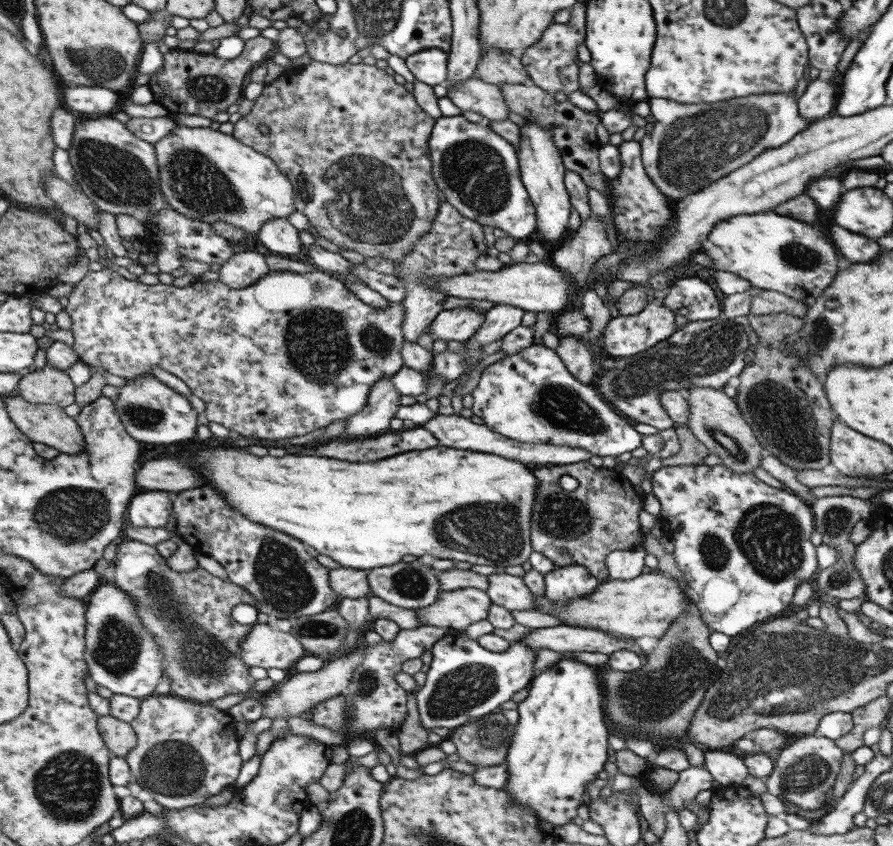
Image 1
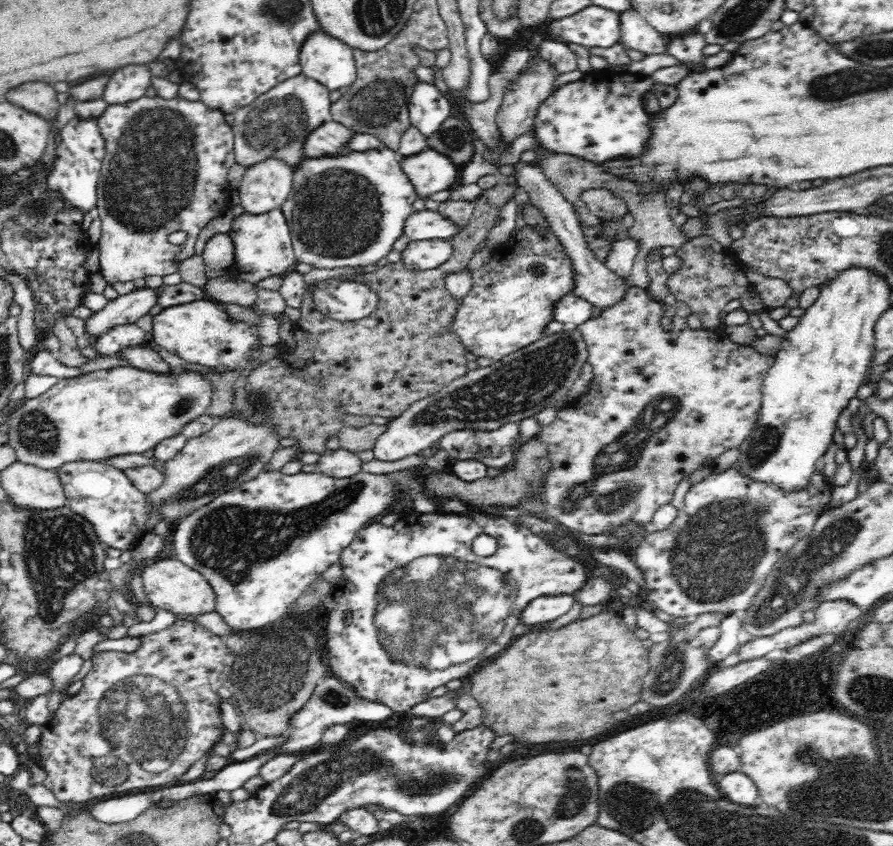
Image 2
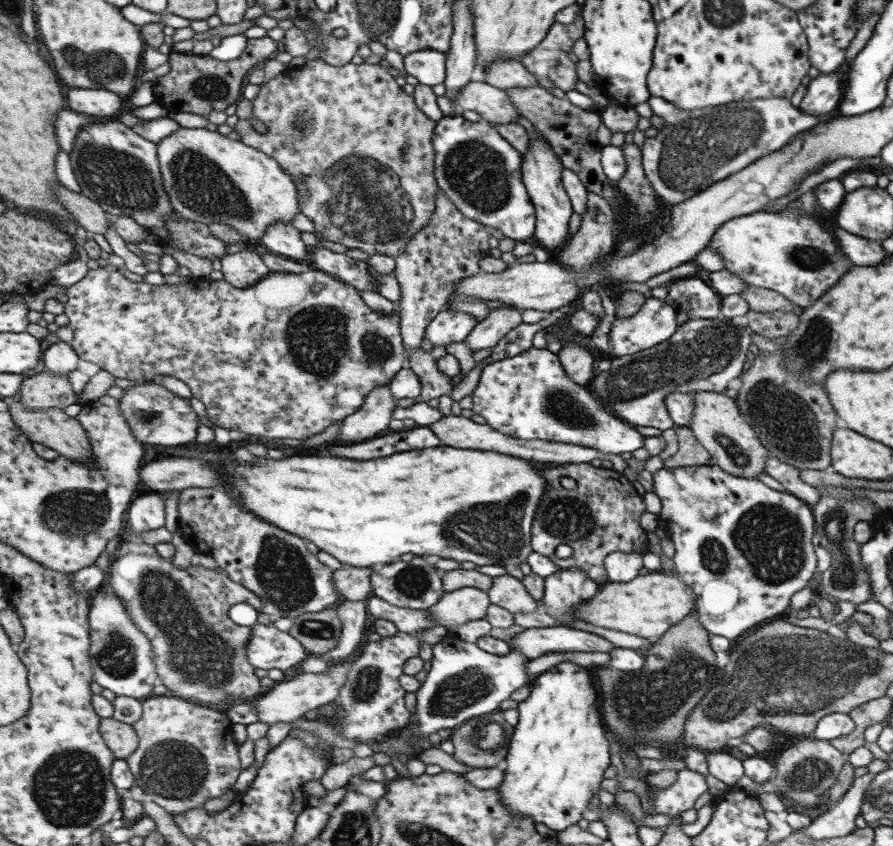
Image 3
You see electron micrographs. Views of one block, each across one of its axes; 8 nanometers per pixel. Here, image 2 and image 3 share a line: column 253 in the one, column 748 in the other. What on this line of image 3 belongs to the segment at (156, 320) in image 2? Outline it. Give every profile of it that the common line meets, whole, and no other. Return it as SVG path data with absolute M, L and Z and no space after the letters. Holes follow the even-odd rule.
M743 317L689 318L675 329L667 341L633 354L612 357L609 368L600 371L599 374L596 373L587 387L591 392L595 392L594 395L599 397L605 408L612 411L613 415L623 420L625 424L634 428L636 426L649 426L649 428L658 428L659 430L675 428L674 422L667 414L665 403L663 403L665 394L703 391L722 393L727 388L727 384L743 372L747 351L753 349L749 334L751 334L751 330L745 325Z

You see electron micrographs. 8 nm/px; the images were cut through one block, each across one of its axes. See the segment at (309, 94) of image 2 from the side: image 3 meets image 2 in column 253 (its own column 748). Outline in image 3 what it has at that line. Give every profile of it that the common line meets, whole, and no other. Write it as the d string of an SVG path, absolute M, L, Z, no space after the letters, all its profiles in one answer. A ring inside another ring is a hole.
M650 96L646 104L665 124L657 129L654 137L644 138L640 161L645 178L666 207L687 200L761 156L779 150L793 136L820 122L815 116L805 116L791 106L789 98L781 96L738 101L687 113L656 96Z

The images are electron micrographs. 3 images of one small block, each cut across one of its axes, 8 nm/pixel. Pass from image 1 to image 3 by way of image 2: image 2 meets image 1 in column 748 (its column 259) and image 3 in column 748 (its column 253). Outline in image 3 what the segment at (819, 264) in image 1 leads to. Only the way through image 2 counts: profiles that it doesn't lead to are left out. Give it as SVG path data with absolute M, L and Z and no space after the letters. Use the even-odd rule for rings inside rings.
M791 208L788 213L757 211L736 216L713 232L707 248L721 255L725 270L738 276L742 282L774 290L803 309L812 305L851 268L851 261L839 250L835 238L821 229L811 215L797 208Z

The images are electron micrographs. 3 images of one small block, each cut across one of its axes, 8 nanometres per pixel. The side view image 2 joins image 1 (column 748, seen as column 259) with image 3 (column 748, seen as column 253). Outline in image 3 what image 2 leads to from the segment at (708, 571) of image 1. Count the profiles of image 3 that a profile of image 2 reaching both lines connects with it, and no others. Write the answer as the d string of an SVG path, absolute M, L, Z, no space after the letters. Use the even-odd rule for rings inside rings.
M716 465L685 466L684 468L671 468L657 470L652 473L653 493L657 495L661 503L661 511L658 514L659 527L663 529L667 538L673 543L674 553L672 556L673 570L675 575L690 589L695 598L695 612L699 624L707 631L709 636L723 636L731 640L741 635L751 626L764 624L778 618L785 610L788 610L789 601L793 594L812 585L813 576L816 572L816 556L811 536L814 534L814 517L811 507L802 500L786 492L777 492L767 488L757 479L745 479L744 477L730 476L721 471Z

